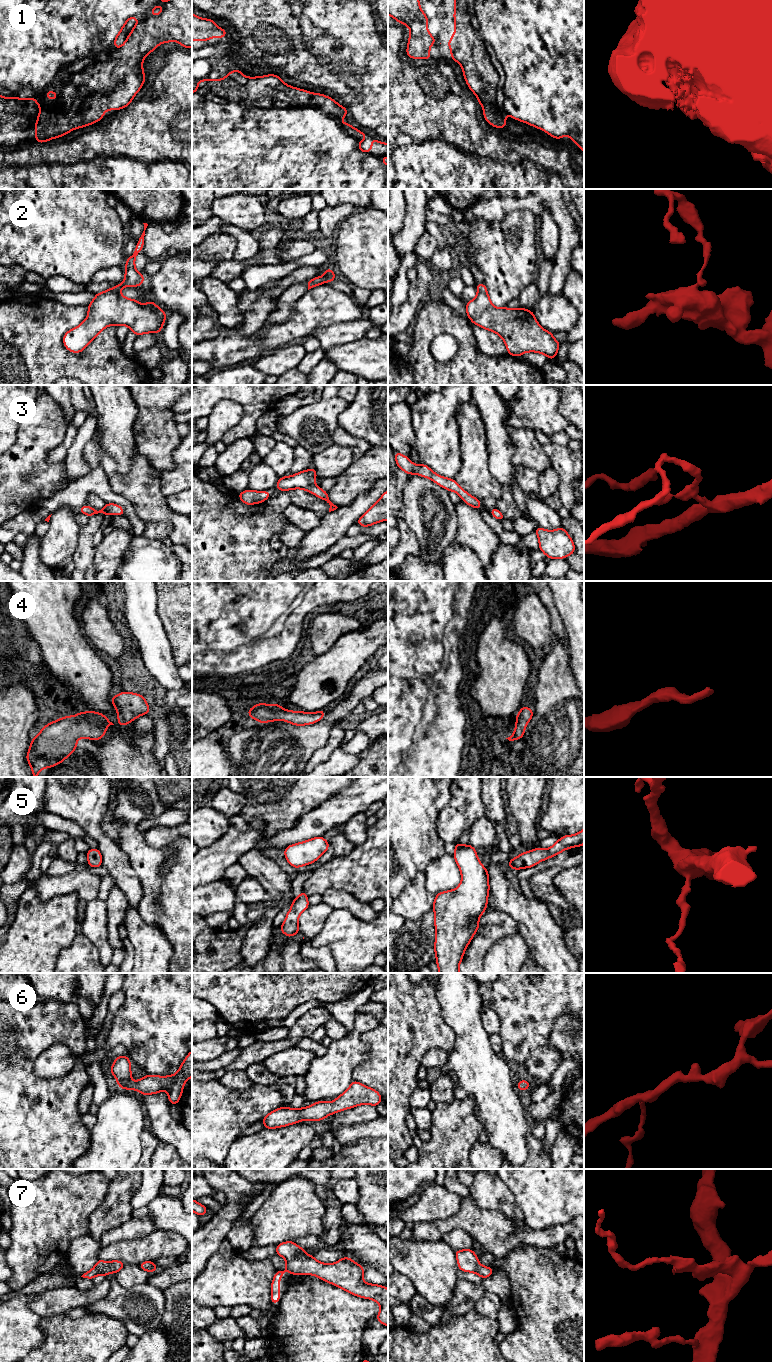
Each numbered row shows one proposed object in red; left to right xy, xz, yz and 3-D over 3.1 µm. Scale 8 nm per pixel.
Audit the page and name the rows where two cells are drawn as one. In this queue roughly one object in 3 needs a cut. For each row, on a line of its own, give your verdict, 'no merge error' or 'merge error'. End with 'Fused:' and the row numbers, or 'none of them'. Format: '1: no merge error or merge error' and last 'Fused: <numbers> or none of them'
1: no merge error
2: no merge error
3: no merge error
4: no merge error
5: no merge error
6: no merge error
7: no merge error
Fused: none of them

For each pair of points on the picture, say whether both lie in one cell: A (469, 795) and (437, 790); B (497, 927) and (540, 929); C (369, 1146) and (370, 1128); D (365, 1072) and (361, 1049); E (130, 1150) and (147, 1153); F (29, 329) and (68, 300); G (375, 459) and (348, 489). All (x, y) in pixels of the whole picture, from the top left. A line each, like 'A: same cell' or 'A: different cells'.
A: different cells
B: different cells
C: different cells
D: different cells
E: different cells
F: different cells
G: same cell

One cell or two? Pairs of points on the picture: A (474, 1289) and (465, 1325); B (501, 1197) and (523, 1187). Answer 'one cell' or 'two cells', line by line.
A: two cells
B: two cells

